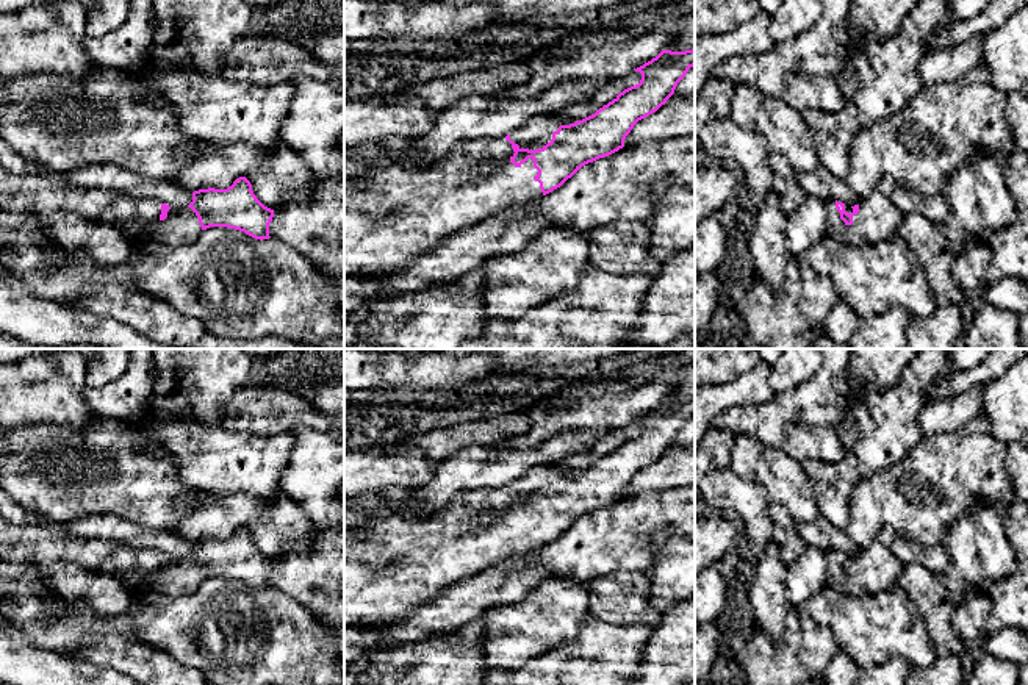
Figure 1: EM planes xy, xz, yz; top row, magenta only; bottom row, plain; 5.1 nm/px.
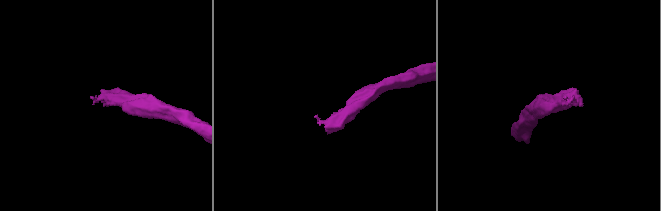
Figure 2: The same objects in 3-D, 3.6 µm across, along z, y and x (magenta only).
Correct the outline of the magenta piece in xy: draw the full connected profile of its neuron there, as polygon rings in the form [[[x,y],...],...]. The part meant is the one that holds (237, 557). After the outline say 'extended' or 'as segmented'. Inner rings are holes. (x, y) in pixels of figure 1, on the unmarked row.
[[[246,527],[227,540],[199,540],[188,557],[174,560],[156,551],[139,551],[119,544],[106,557],[97,574],[117,577],[131,588],[147,585],[155,591],[180,596],[191,594],[210,577],[244,582],[255,590],[268,590],[274,560],[264,557]]]; extended

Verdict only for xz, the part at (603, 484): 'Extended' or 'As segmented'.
Extended

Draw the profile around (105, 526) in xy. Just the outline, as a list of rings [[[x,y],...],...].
[[[110,513],[75,519],[70,533],[81,538],[108,540],[139,551],[156,551],[174,560],[188,557],[192,552],[191,541],[167,529],[144,527]]]

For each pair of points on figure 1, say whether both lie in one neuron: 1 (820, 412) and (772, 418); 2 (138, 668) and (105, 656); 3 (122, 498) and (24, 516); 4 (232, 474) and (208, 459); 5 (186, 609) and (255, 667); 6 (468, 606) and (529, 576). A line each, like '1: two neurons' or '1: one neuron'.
1: one neuron
2: one neuron
3: two neurons
4: one neuron
5: one neuron
6: one neuron

